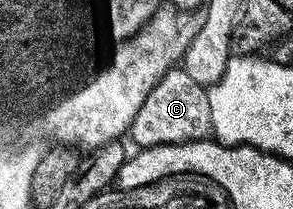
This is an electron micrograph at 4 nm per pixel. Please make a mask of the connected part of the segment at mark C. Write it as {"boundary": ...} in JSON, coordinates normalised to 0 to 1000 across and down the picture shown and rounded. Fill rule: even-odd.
{"boundary":[[[625,325],[573,335],[515,421],[488,507],[461,536],[440,603],[437,656],[454,660],[457,703],[625,689],[710,665],[720,641],[720,517],[703,416],[679,407]]]}

